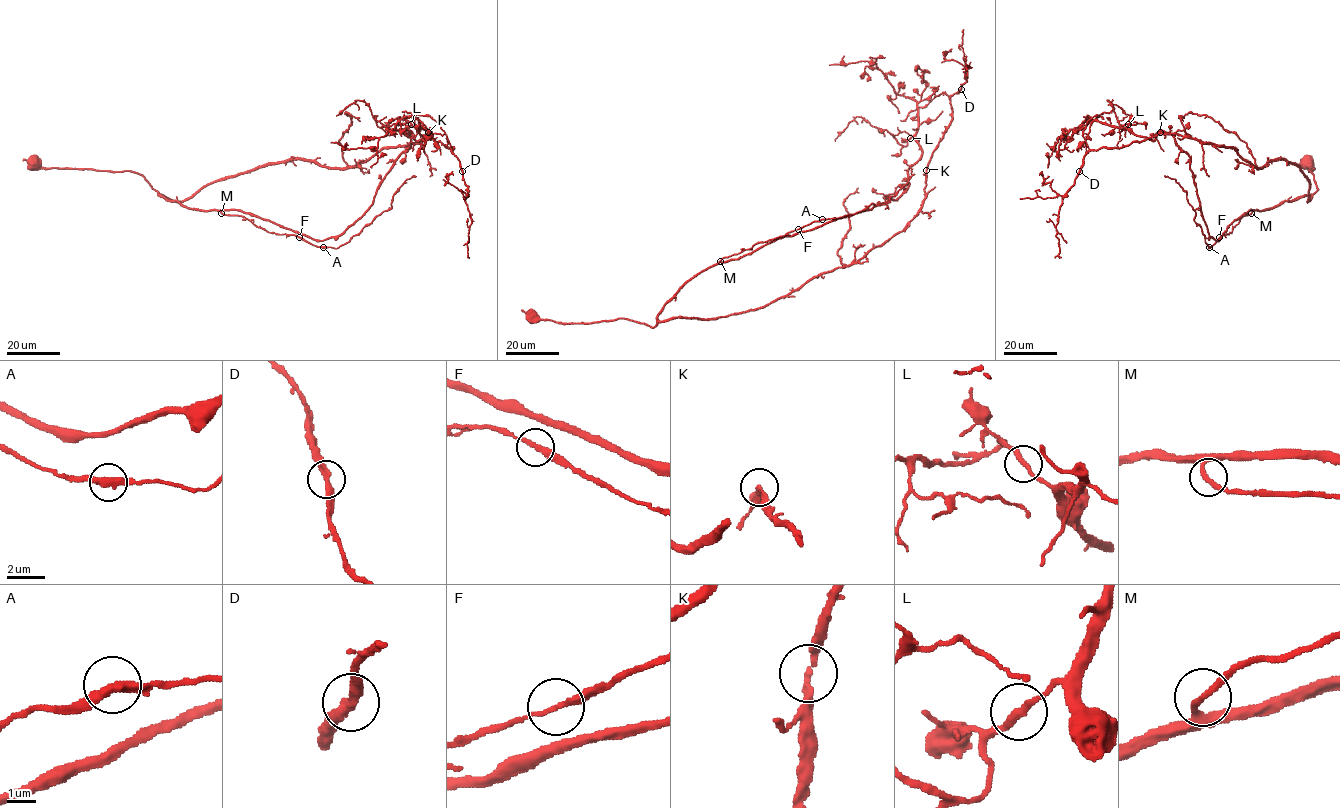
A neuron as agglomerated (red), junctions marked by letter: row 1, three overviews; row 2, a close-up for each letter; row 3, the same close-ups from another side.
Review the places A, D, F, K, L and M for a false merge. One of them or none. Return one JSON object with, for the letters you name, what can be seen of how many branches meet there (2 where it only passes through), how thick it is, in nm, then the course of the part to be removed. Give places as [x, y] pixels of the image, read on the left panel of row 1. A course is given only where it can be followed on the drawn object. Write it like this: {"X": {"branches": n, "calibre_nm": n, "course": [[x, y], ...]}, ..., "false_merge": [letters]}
{"false_merge": []}

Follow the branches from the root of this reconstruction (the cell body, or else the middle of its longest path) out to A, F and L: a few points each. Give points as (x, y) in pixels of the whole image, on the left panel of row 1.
A: (34, 161), (46, 168), (137, 173), (160, 195), (188, 208), (241, 215), (268, 232), (293, 235), (323, 247)
F: (34, 161), (36, 159), (46, 168), (137, 173), (160, 195), (188, 208), (241, 215), (268, 232), (300, 237)
L: (34, 161), (137, 173), (188, 208), (241, 210), (324, 240), (372, 204), (409, 131), (423, 137), (412, 125)

